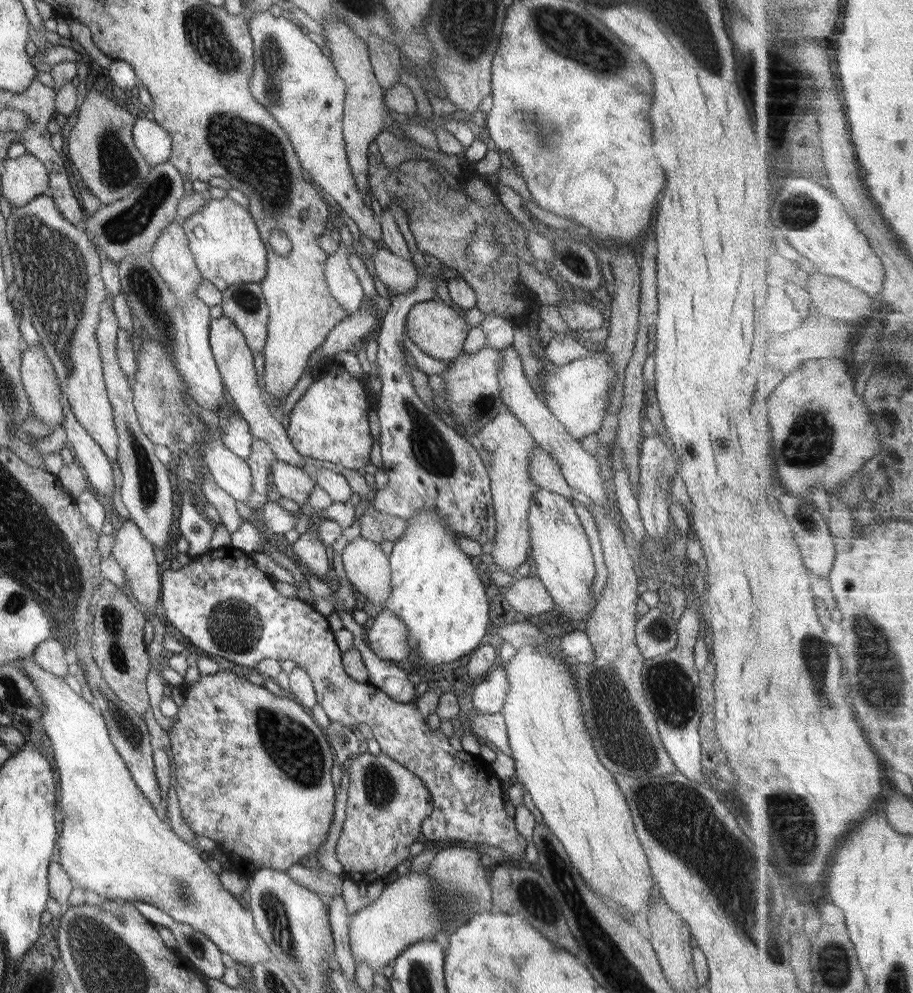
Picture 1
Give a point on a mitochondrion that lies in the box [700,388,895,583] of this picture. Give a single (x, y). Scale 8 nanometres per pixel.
(810, 439)

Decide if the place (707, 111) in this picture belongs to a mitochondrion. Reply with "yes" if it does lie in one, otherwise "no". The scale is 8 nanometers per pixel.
no

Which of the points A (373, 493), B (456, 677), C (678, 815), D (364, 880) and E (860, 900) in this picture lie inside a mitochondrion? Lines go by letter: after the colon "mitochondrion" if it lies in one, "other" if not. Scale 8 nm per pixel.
A: other
B: other
C: mitochondrion
D: other
E: other

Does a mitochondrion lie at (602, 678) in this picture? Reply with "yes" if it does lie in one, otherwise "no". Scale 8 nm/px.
yes

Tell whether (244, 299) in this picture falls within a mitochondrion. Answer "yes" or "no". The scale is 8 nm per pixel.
yes

